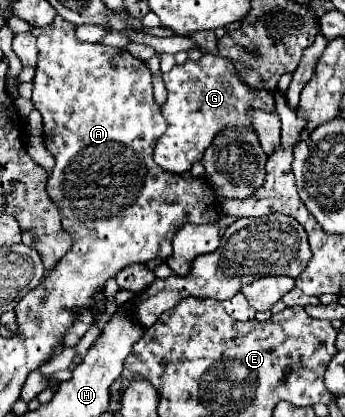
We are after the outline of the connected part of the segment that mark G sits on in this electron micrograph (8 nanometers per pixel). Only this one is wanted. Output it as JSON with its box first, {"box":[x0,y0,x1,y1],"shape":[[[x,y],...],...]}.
{"box":[155,55,275,175],"shape":[[[203,55],[201,61],[187,61],[185,65],[175,65],[169,73],[163,73],[167,87],[167,101],[161,107],[163,117],[169,121],[169,127],[155,147],[155,163],[169,171],[183,175],[191,169],[193,163],[201,161],[201,155],[225,127],[251,127],[247,109],[263,109],[275,113],[273,95],[265,89],[251,89],[241,79],[233,63],[219,55]]]}

